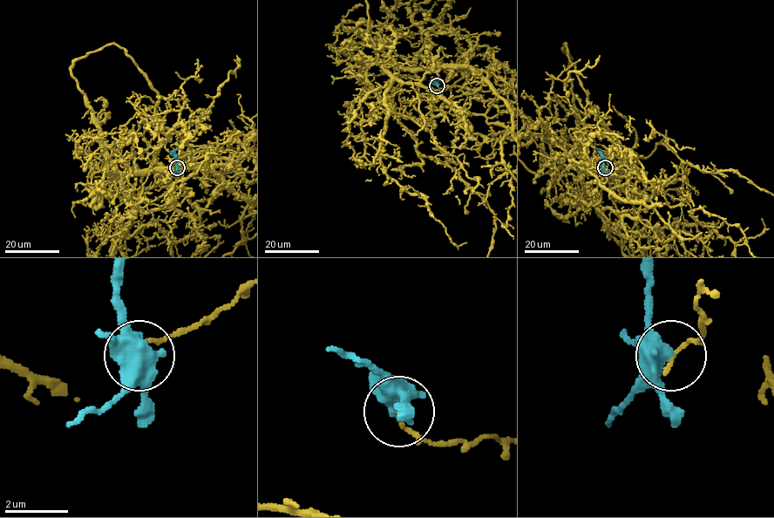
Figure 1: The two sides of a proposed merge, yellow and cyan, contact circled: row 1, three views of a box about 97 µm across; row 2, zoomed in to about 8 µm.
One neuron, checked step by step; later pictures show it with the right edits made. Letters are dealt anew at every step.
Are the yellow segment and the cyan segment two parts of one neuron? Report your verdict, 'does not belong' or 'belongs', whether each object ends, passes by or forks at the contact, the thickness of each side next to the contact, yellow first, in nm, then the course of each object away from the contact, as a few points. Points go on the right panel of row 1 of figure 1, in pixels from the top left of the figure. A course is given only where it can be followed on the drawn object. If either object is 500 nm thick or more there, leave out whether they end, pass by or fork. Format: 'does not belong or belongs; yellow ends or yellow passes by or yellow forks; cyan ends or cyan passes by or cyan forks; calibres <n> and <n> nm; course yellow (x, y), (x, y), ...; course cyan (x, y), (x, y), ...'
does not belong; yellow ends; cyan forks; calibres 140 and 400 nm; course yellow (605, 167), (606, 152), (609, 158), (595, 158), (577, 177), (532, 173); course cyan (605, 167), (602, 154), (597, 148)

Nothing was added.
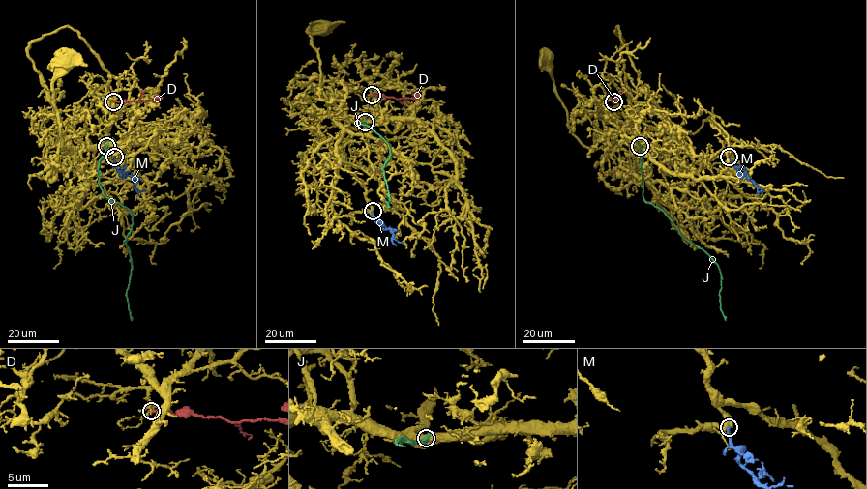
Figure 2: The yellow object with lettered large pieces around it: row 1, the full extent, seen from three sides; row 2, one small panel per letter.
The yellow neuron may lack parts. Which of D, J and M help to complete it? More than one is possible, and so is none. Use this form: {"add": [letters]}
{"add": ["M"]}

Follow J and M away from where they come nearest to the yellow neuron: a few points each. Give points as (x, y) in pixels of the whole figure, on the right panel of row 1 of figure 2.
J: (640, 146), (642, 196), (662, 211), (679, 234), (702, 248), (717, 264), (721, 274), (720, 308), (725, 320)
M: (729, 157), (733, 165), (747, 173), (758, 191), (762, 190)

